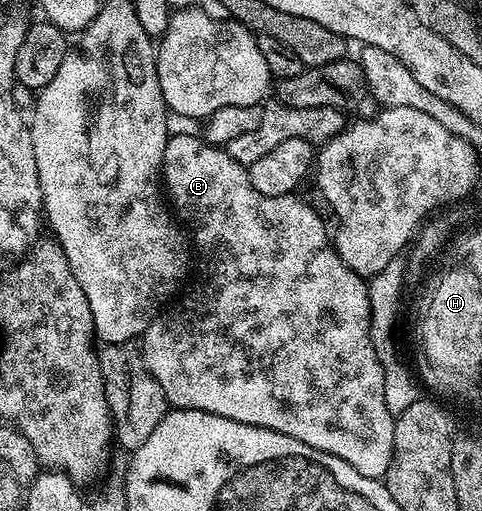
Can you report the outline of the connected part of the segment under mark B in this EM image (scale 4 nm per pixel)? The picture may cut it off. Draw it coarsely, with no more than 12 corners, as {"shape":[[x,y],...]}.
{"shape":[[173,134],[204,282],[144,363],[169,407],[383,479],[368,282],[319,212]]}

